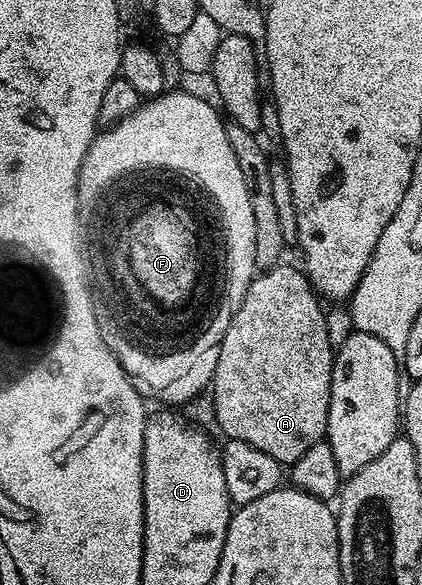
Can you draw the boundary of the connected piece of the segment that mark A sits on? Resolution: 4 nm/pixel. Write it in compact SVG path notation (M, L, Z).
M281 264L253 278L238 312L230 320L226 336L222 336L212 366L212 414L225 439L254 444L254 448L274 456L281 464L296 462L313 444L325 441L334 348L324 319L326 310L320 305L321 299L303 269Z

